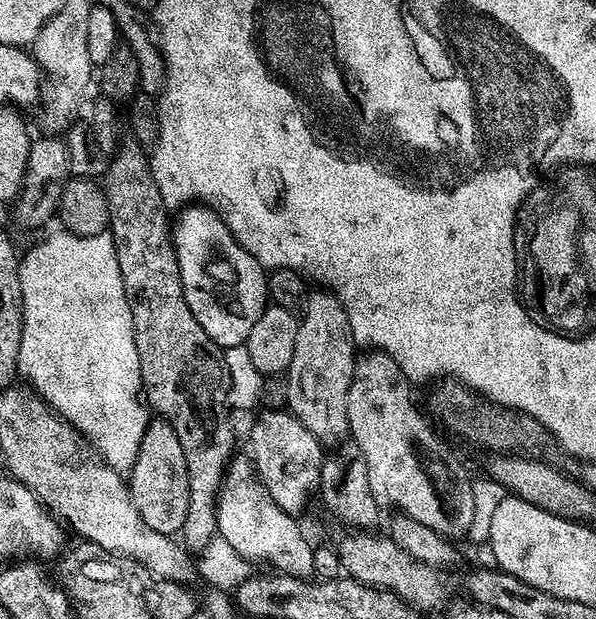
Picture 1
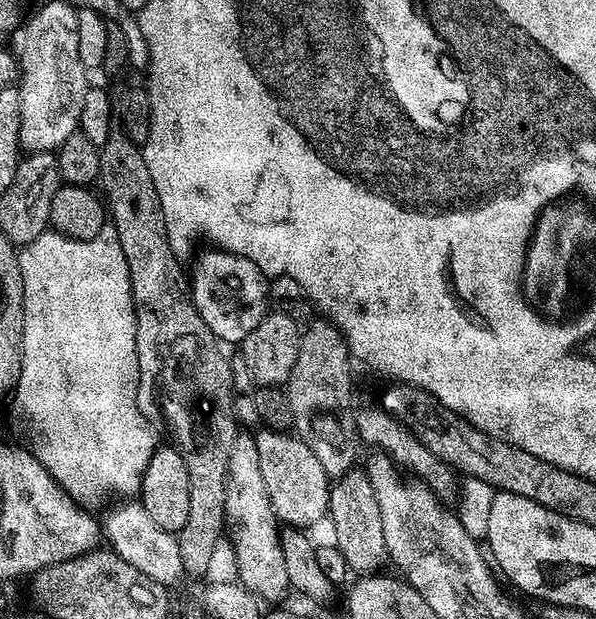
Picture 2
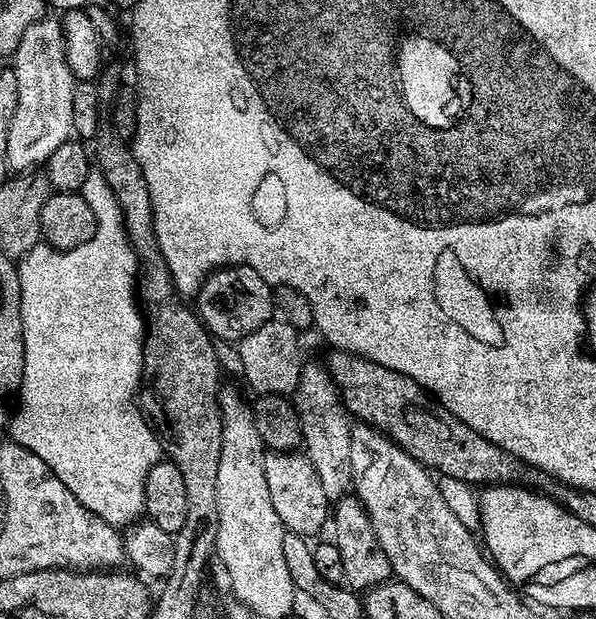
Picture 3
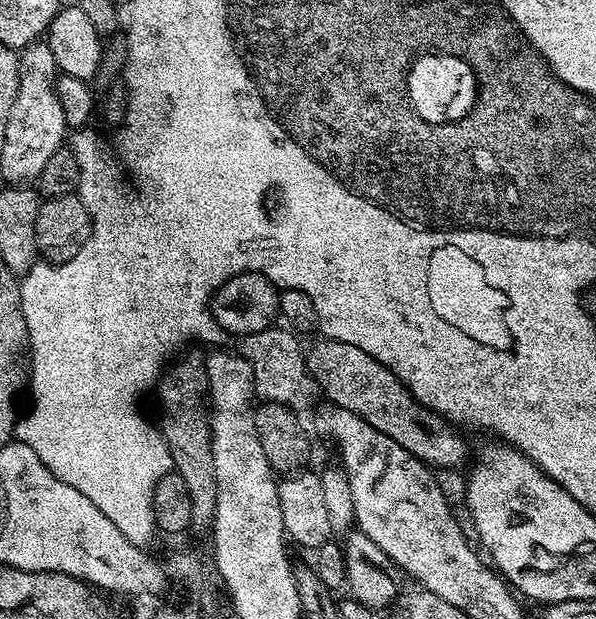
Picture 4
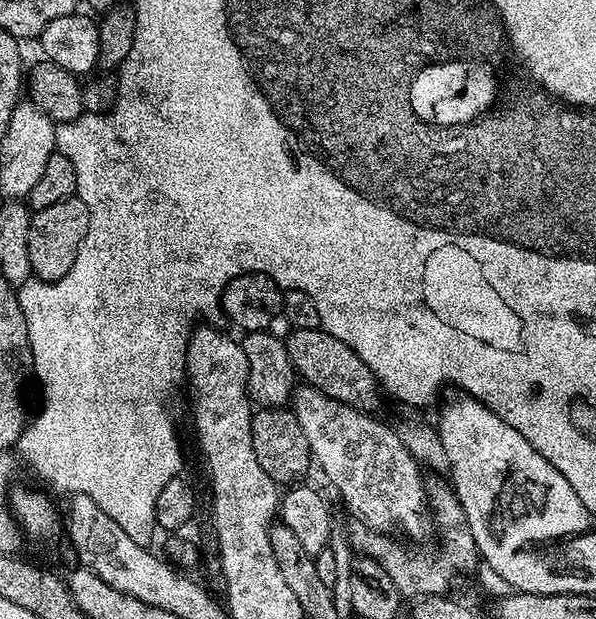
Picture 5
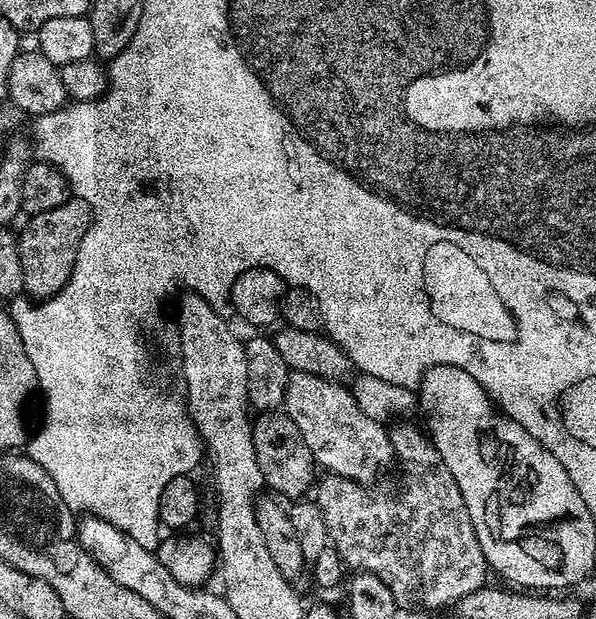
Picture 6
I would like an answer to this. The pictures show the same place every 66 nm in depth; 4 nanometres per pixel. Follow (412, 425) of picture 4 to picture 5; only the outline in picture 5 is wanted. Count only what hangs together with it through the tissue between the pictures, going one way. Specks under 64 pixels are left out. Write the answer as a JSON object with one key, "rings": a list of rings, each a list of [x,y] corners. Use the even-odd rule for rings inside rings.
{"rings":[[[321,327],[295,328],[289,333],[284,340],[287,353],[297,375],[307,385],[319,389],[332,400],[341,401],[365,412],[375,411],[379,390],[377,378],[350,346]]]}

